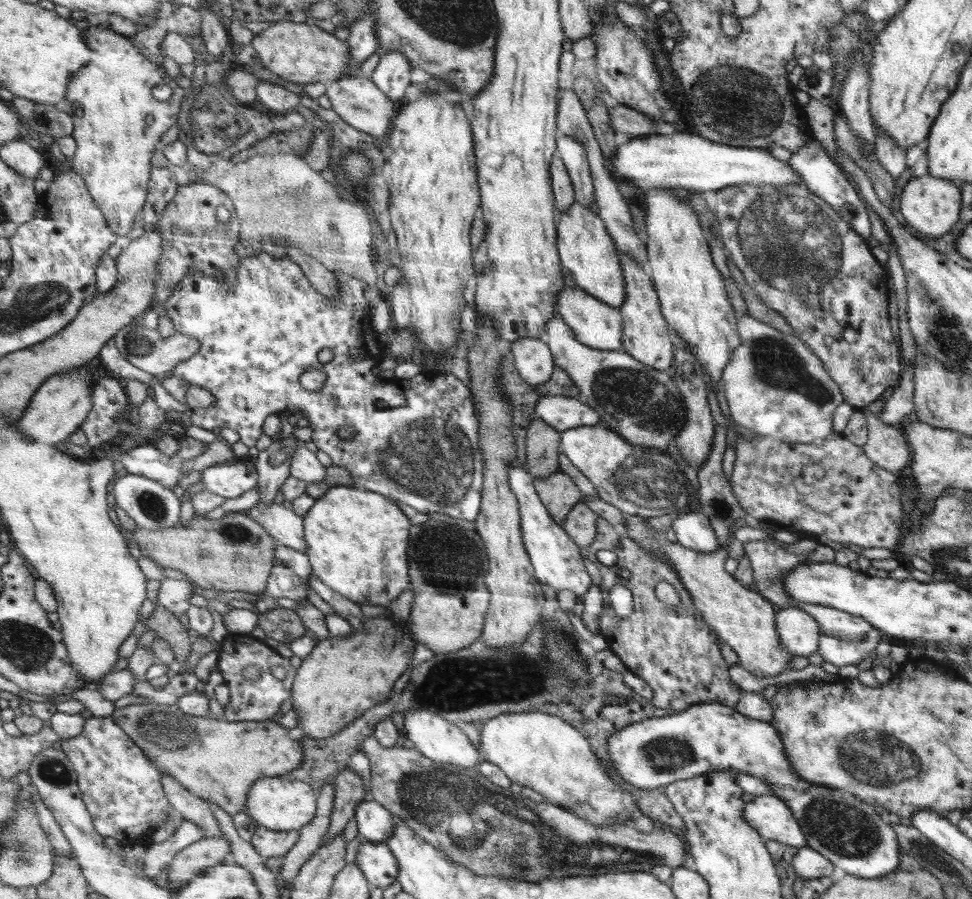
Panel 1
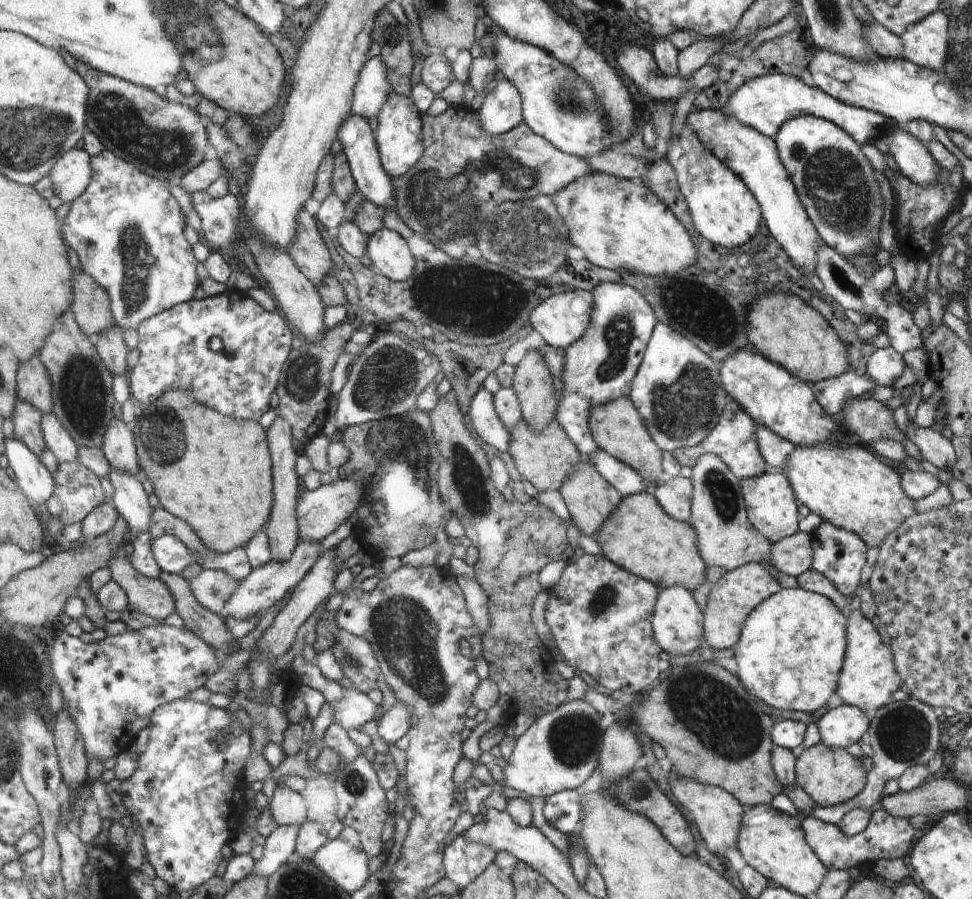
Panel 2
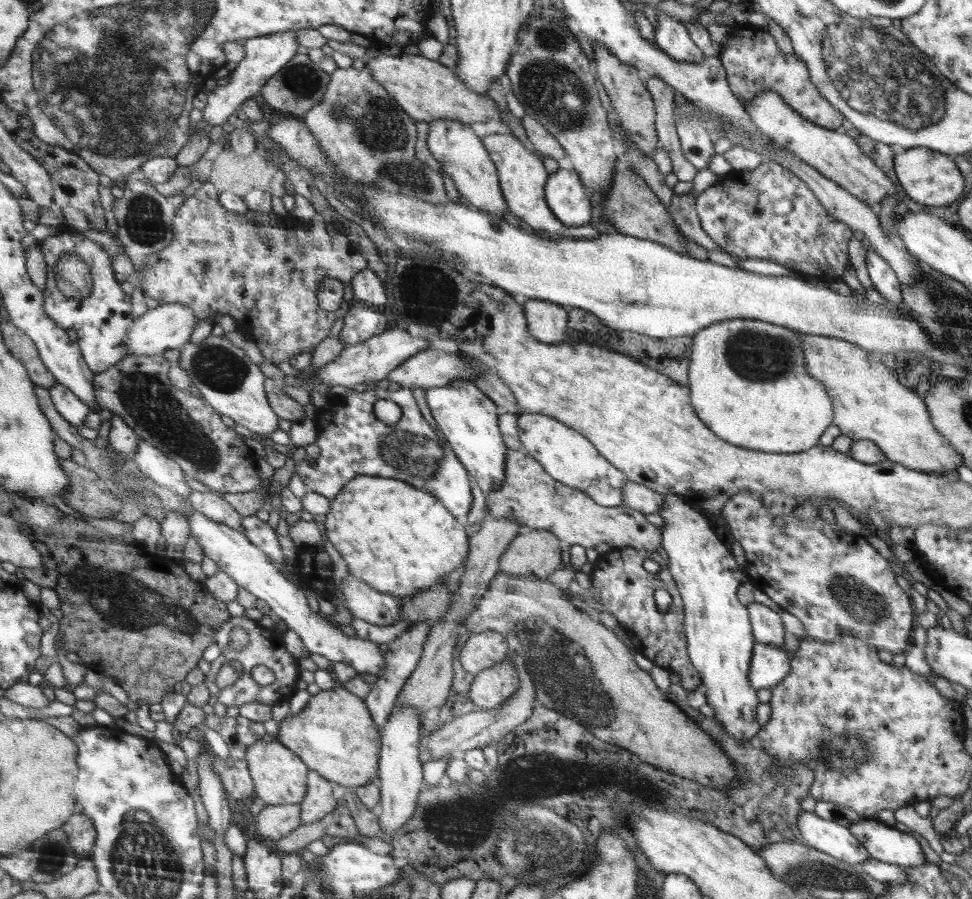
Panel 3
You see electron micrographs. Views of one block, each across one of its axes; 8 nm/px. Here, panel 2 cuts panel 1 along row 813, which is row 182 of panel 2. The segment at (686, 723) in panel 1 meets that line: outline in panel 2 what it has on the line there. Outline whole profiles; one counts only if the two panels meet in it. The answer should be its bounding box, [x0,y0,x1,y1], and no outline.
[774,116,885,263]

